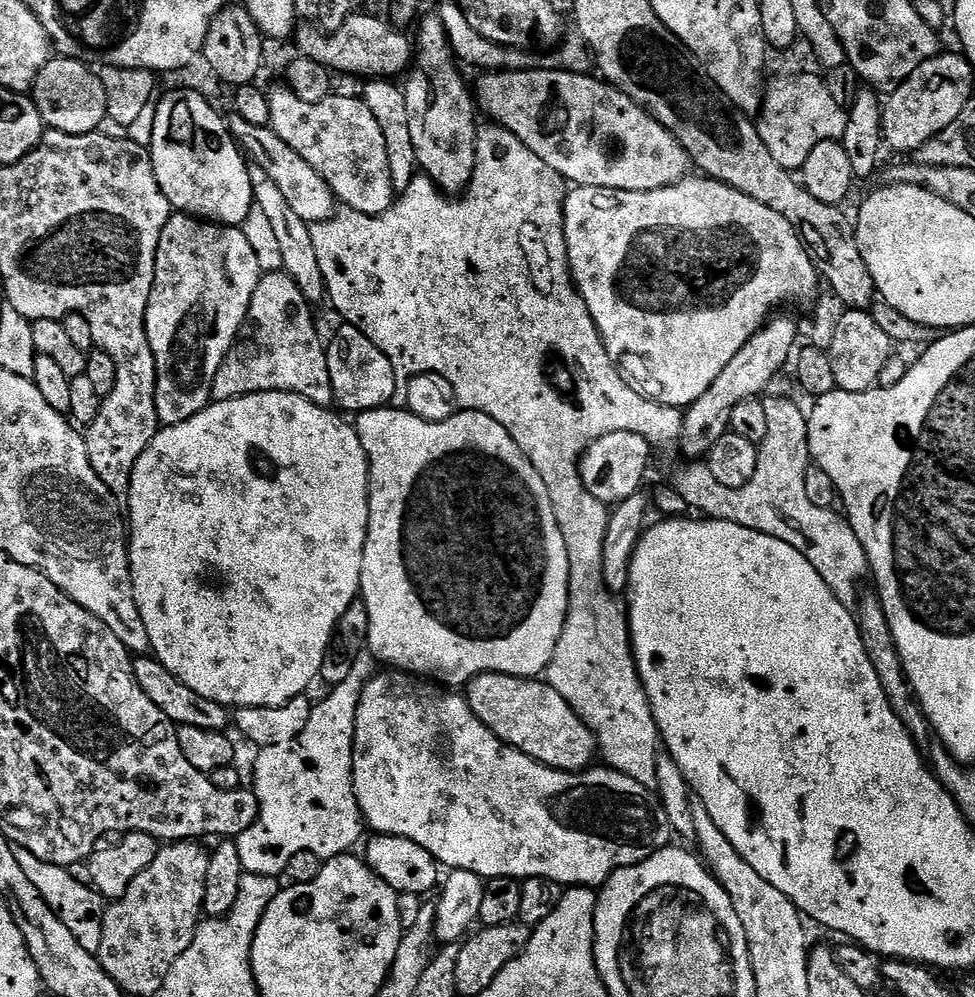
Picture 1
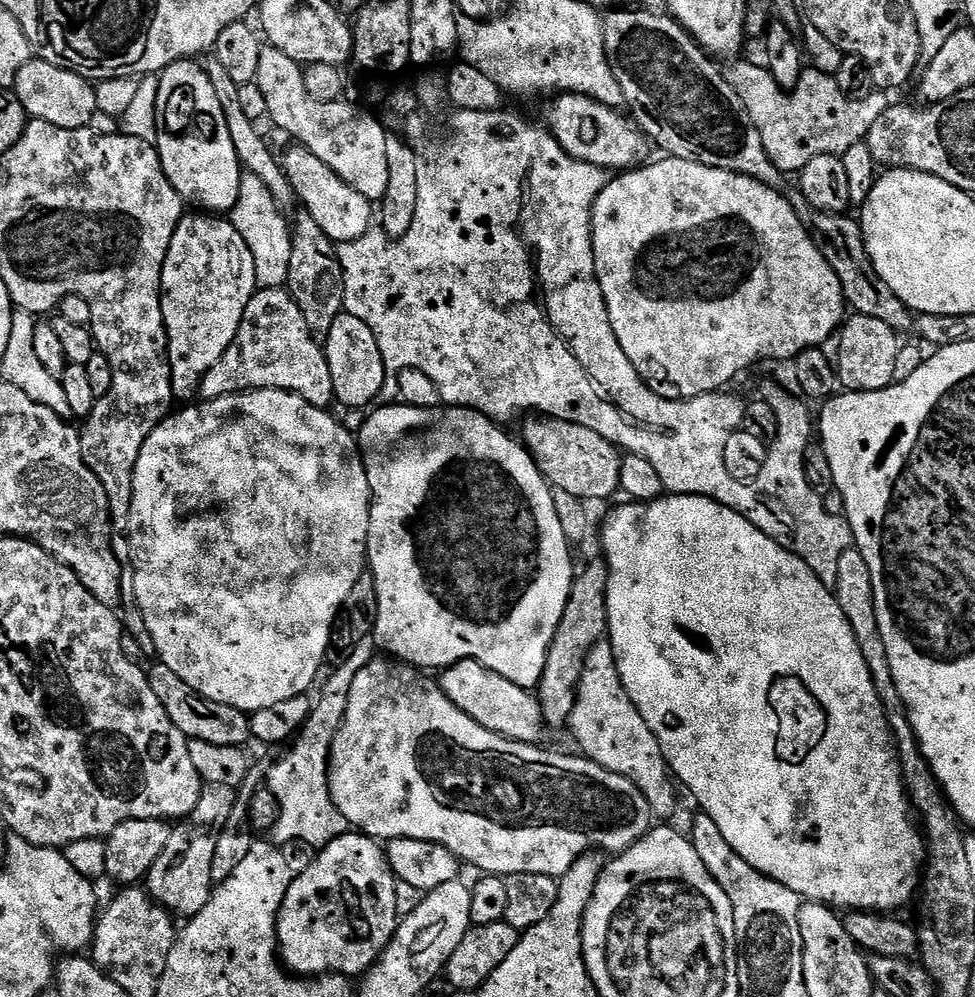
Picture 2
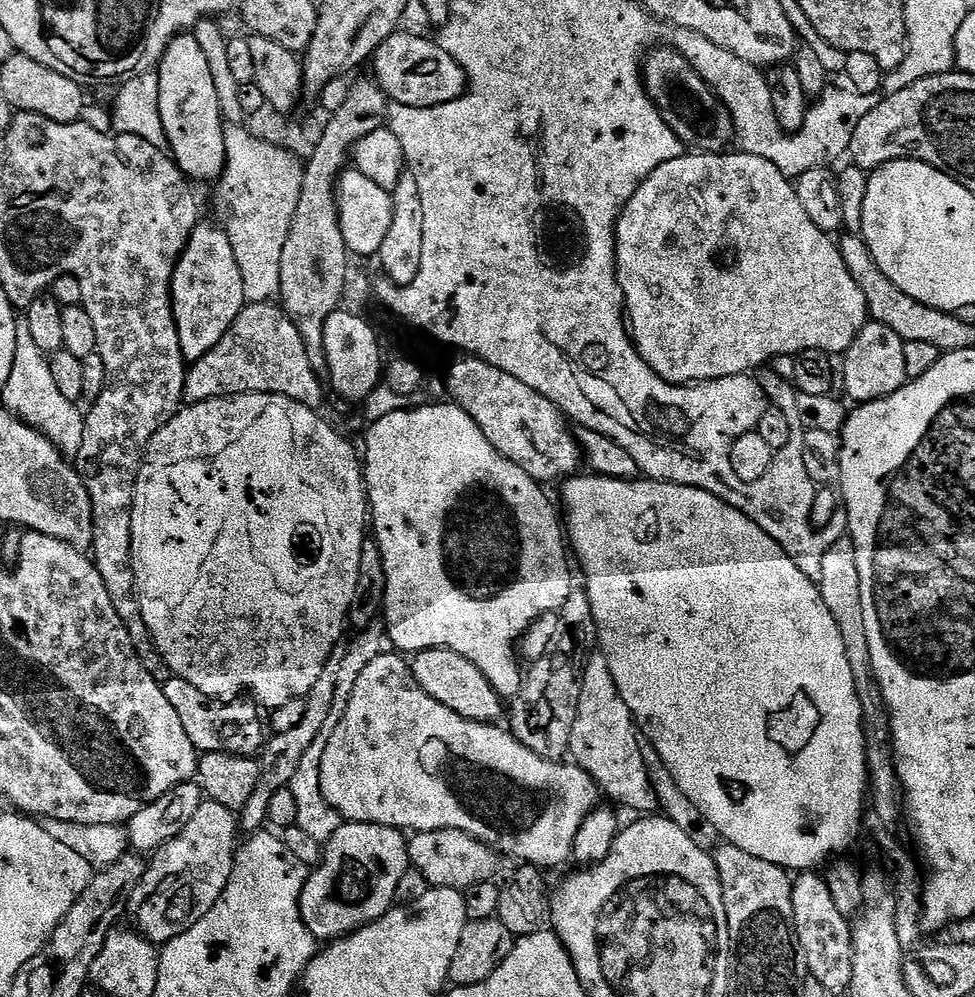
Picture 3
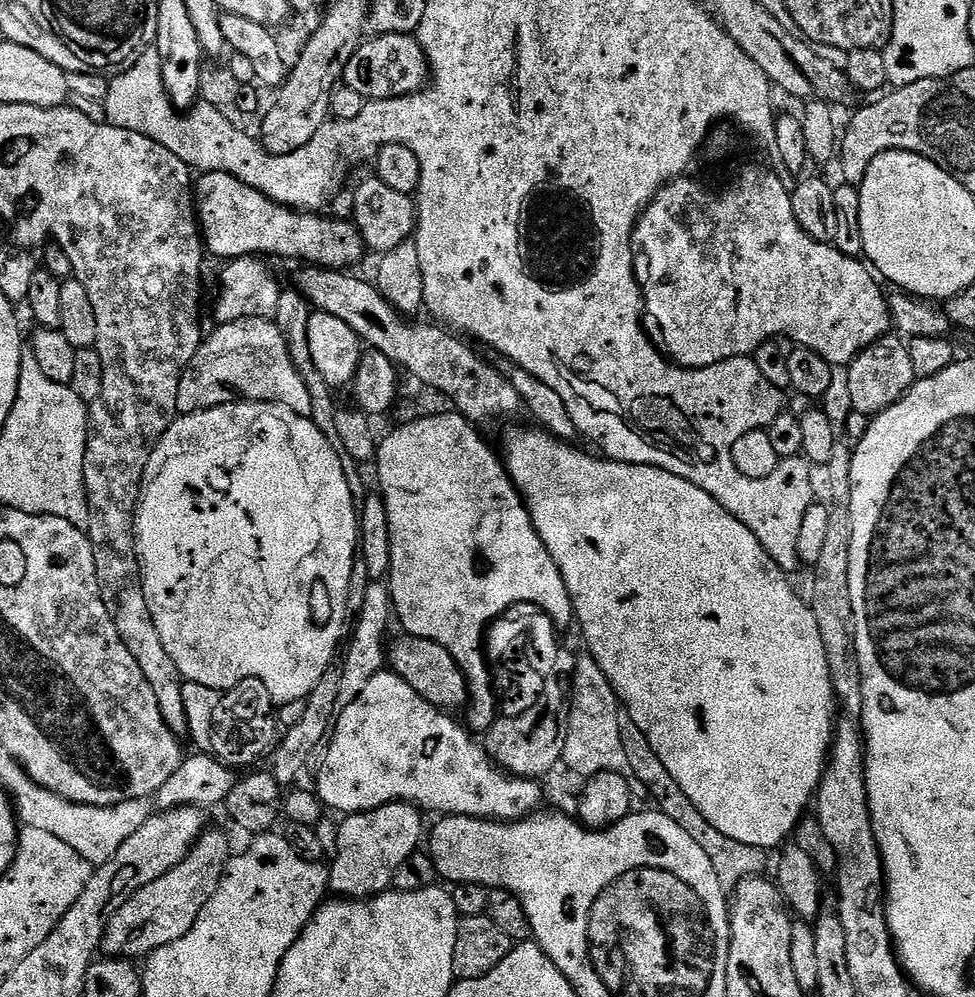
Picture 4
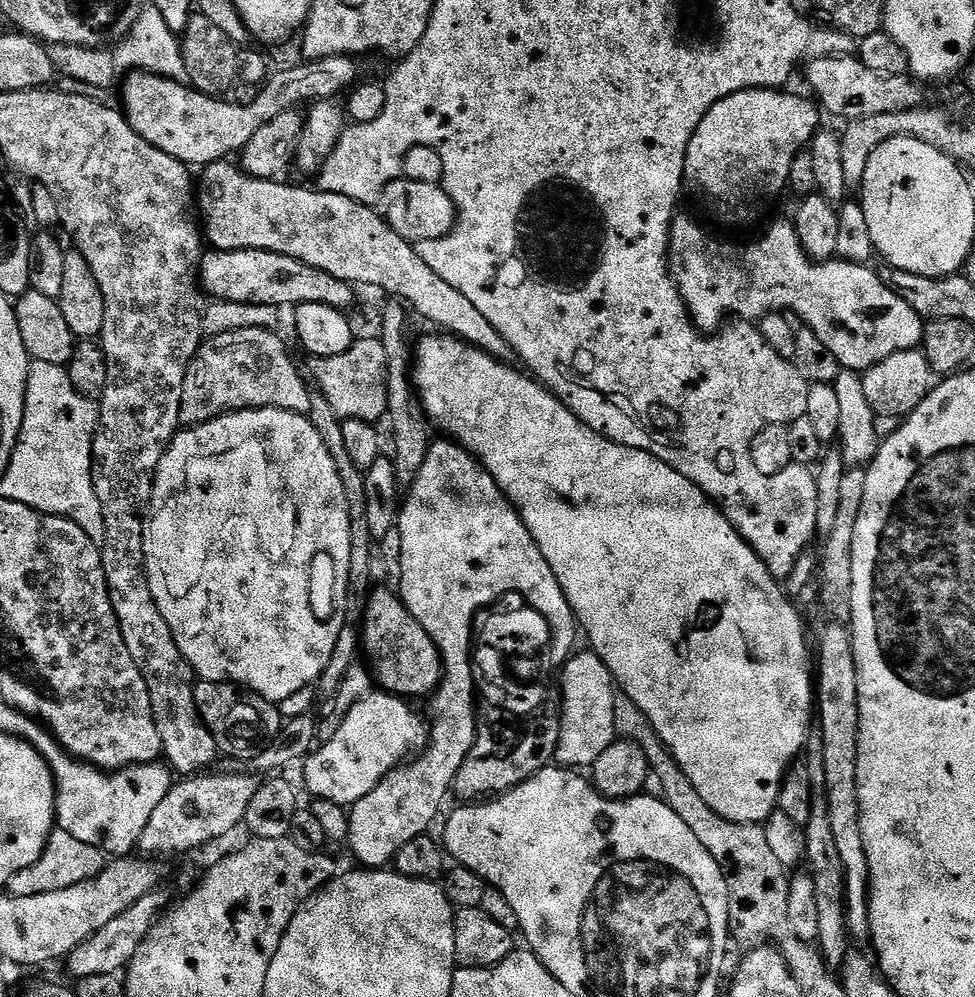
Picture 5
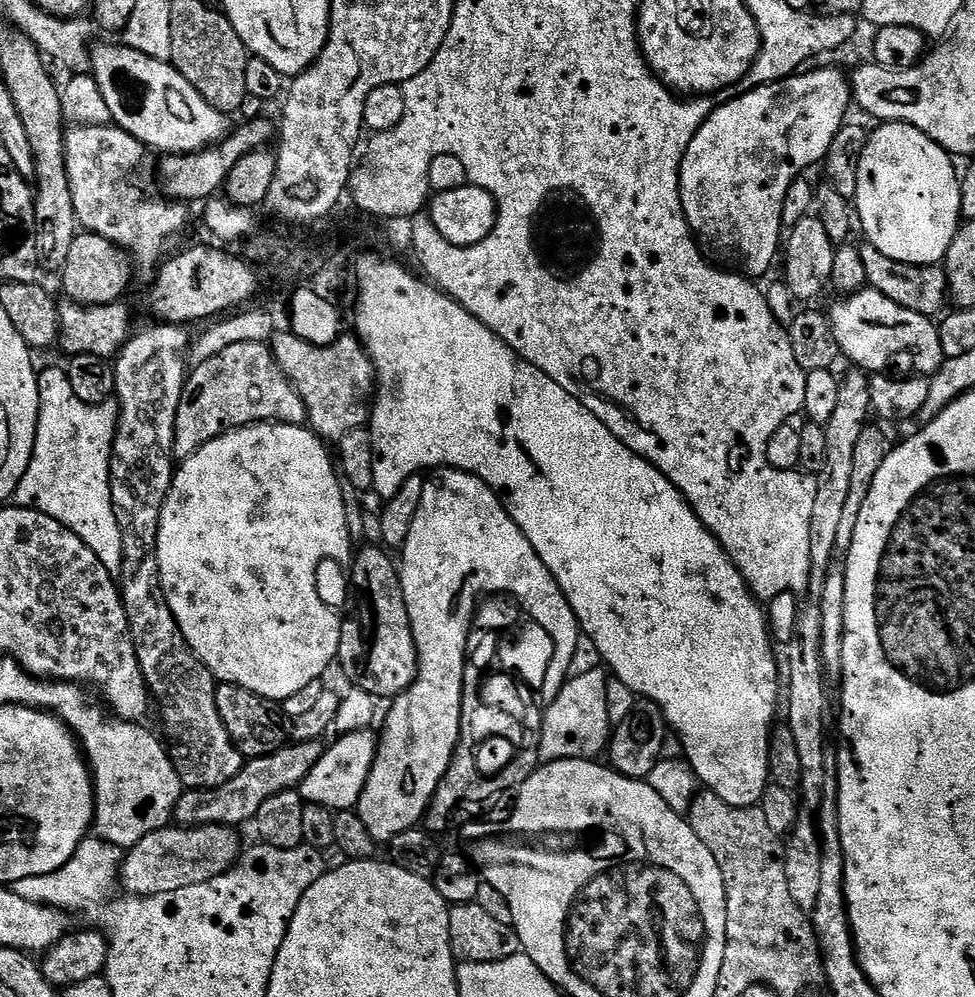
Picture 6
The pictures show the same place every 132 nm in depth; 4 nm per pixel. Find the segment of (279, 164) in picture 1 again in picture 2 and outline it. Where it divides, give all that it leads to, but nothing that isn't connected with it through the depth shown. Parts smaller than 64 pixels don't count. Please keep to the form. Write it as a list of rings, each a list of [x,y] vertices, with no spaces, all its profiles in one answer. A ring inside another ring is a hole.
[[[292,146],[285,156],[282,156],[284,173],[290,178],[290,186],[294,186],[296,199],[302,205],[303,211],[337,245],[362,238],[374,224],[374,204],[369,197],[358,194],[354,186],[350,186],[322,158],[314,158],[310,150]],[[373,204],[373,208],[372,208]],[[373,220],[373,222],[372,222]]]

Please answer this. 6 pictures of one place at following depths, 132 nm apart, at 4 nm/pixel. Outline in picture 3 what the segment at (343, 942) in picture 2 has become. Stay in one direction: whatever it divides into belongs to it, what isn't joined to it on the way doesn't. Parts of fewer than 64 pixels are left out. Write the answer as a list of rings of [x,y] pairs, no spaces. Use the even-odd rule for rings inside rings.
[[[341,823],[323,845],[323,859],[319,867],[311,869],[301,894],[301,917],[317,941],[340,940],[382,918],[394,907],[398,881],[410,867],[408,841],[409,837],[398,828]]]

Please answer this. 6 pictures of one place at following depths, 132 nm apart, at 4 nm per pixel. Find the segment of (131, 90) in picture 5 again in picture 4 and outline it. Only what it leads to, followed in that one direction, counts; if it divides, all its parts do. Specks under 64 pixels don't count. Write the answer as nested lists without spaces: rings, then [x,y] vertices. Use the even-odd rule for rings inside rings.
[[[389,32],[376,34],[365,39],[354,58],[350,58],[344,67],[342,80],[347,87],[358,90],[358,94],[362,94],[368,102],[409,96],[429,83],[428,55],[424,53],[424,48],[415,35]]]

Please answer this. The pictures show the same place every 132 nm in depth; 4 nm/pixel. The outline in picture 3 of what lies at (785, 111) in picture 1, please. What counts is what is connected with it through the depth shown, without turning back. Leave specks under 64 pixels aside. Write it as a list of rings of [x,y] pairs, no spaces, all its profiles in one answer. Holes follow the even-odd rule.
[[[683,29],[679,35],[677,51],[687,58],[695,72],[707,82],[712,91],[716,92],[717,99],[731,114],[733,131],[738,135],[741,149],[774,162],[774,166],[778,166],[778,170],[782,170],[782,174],[789,178],[806,174],[806,170],[811,168],[835,165],[836,156],[848,152],[848,144],[854,138],[858,122],[870,110],[874,110],[882,99],[879,93],[862,95],[850,88],[827,87],[809,107],[806,120],[799,132],[789,134],[777,122],[770,102],[767,75],[761,69],[715,46],[708,38],[697,32]]]

